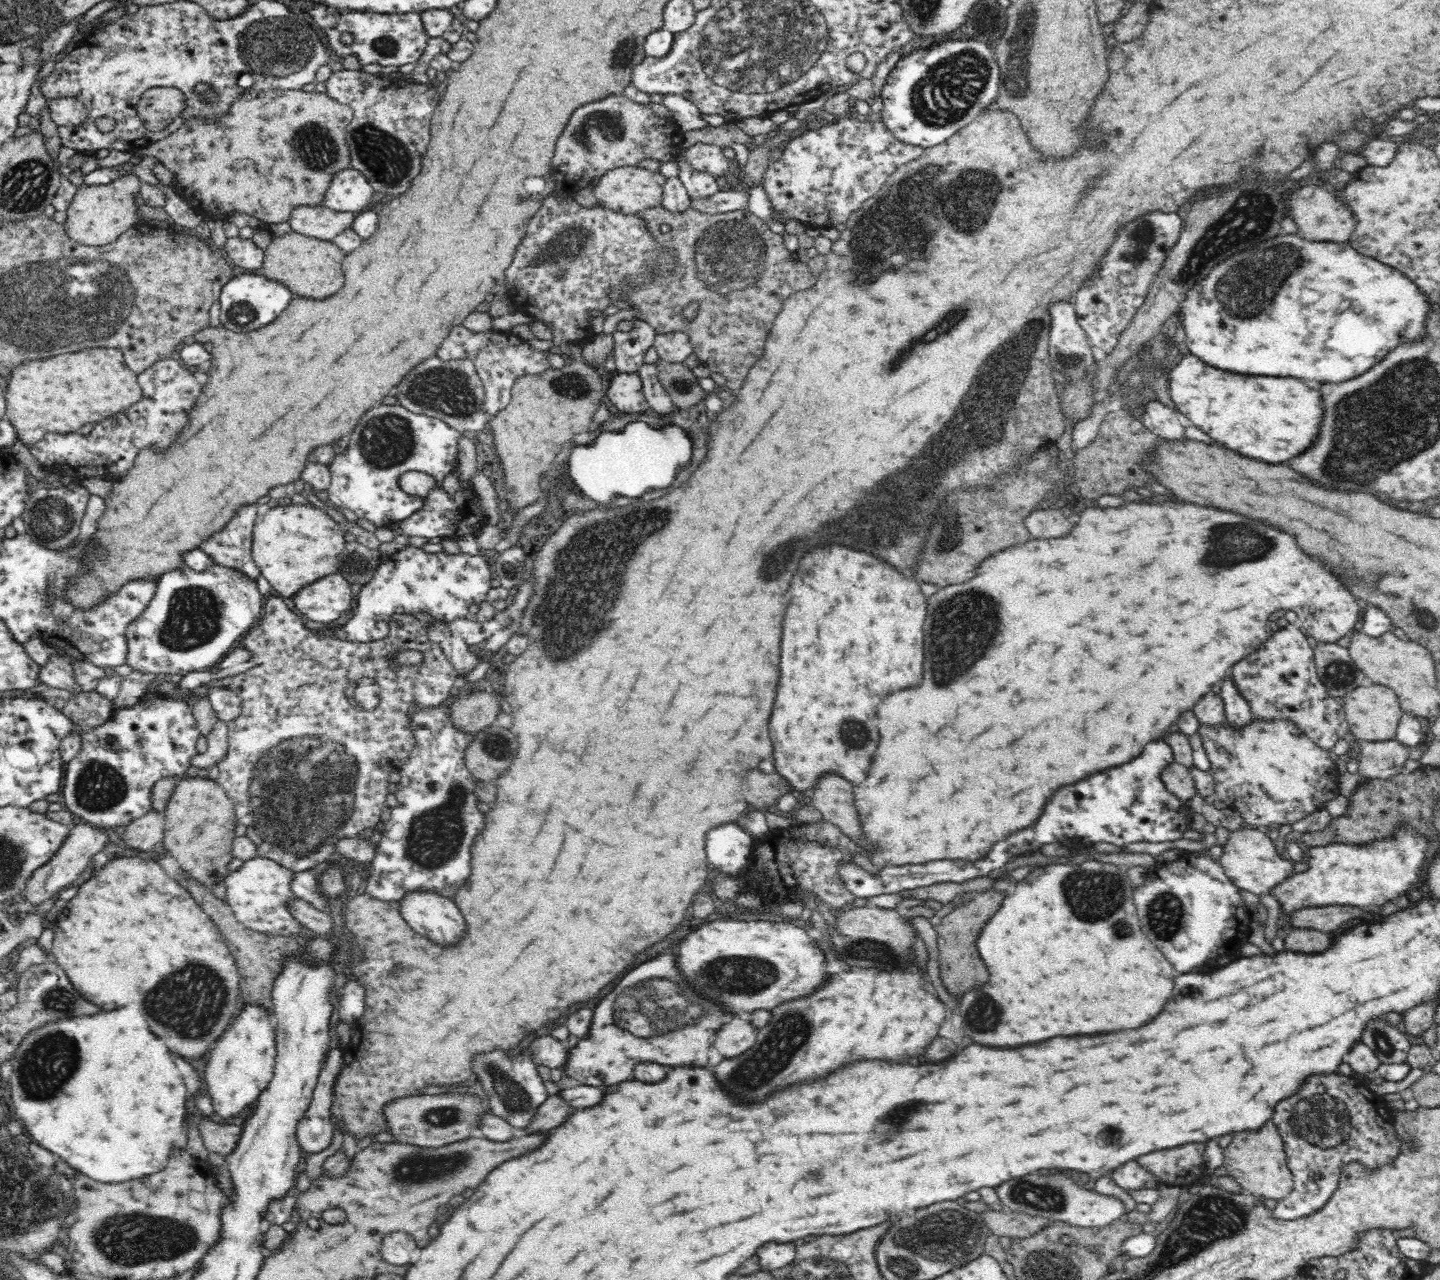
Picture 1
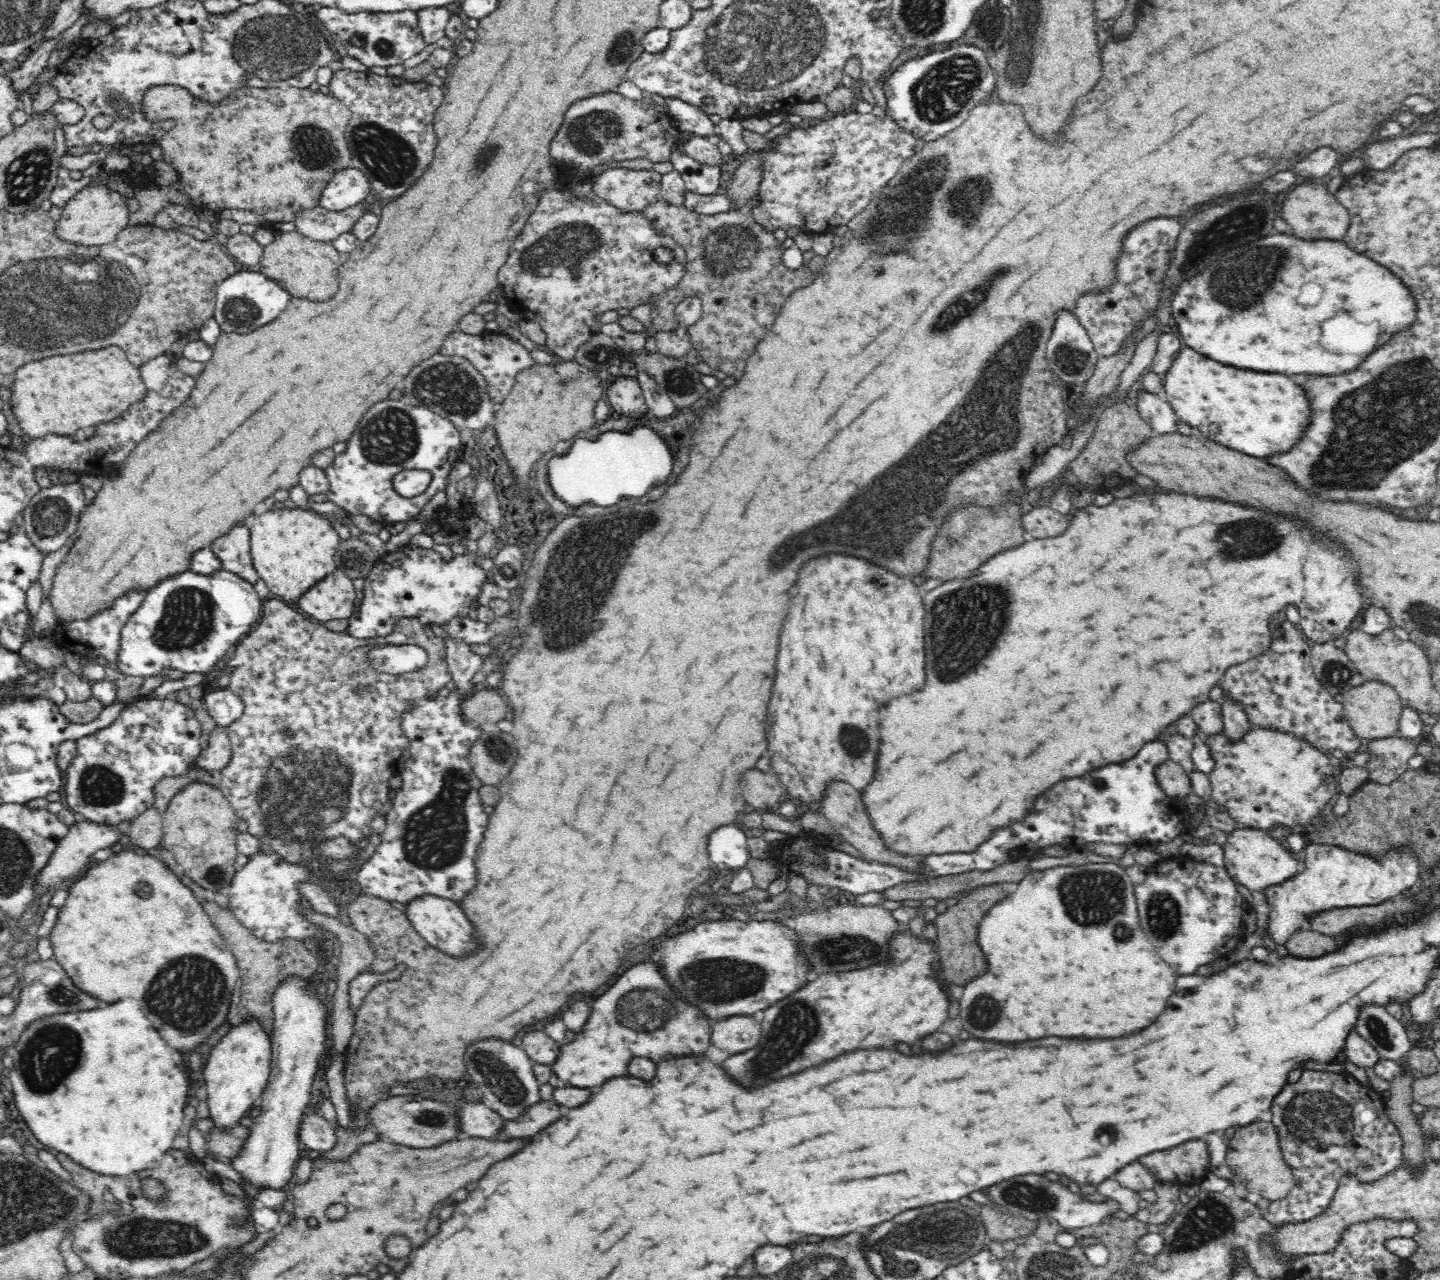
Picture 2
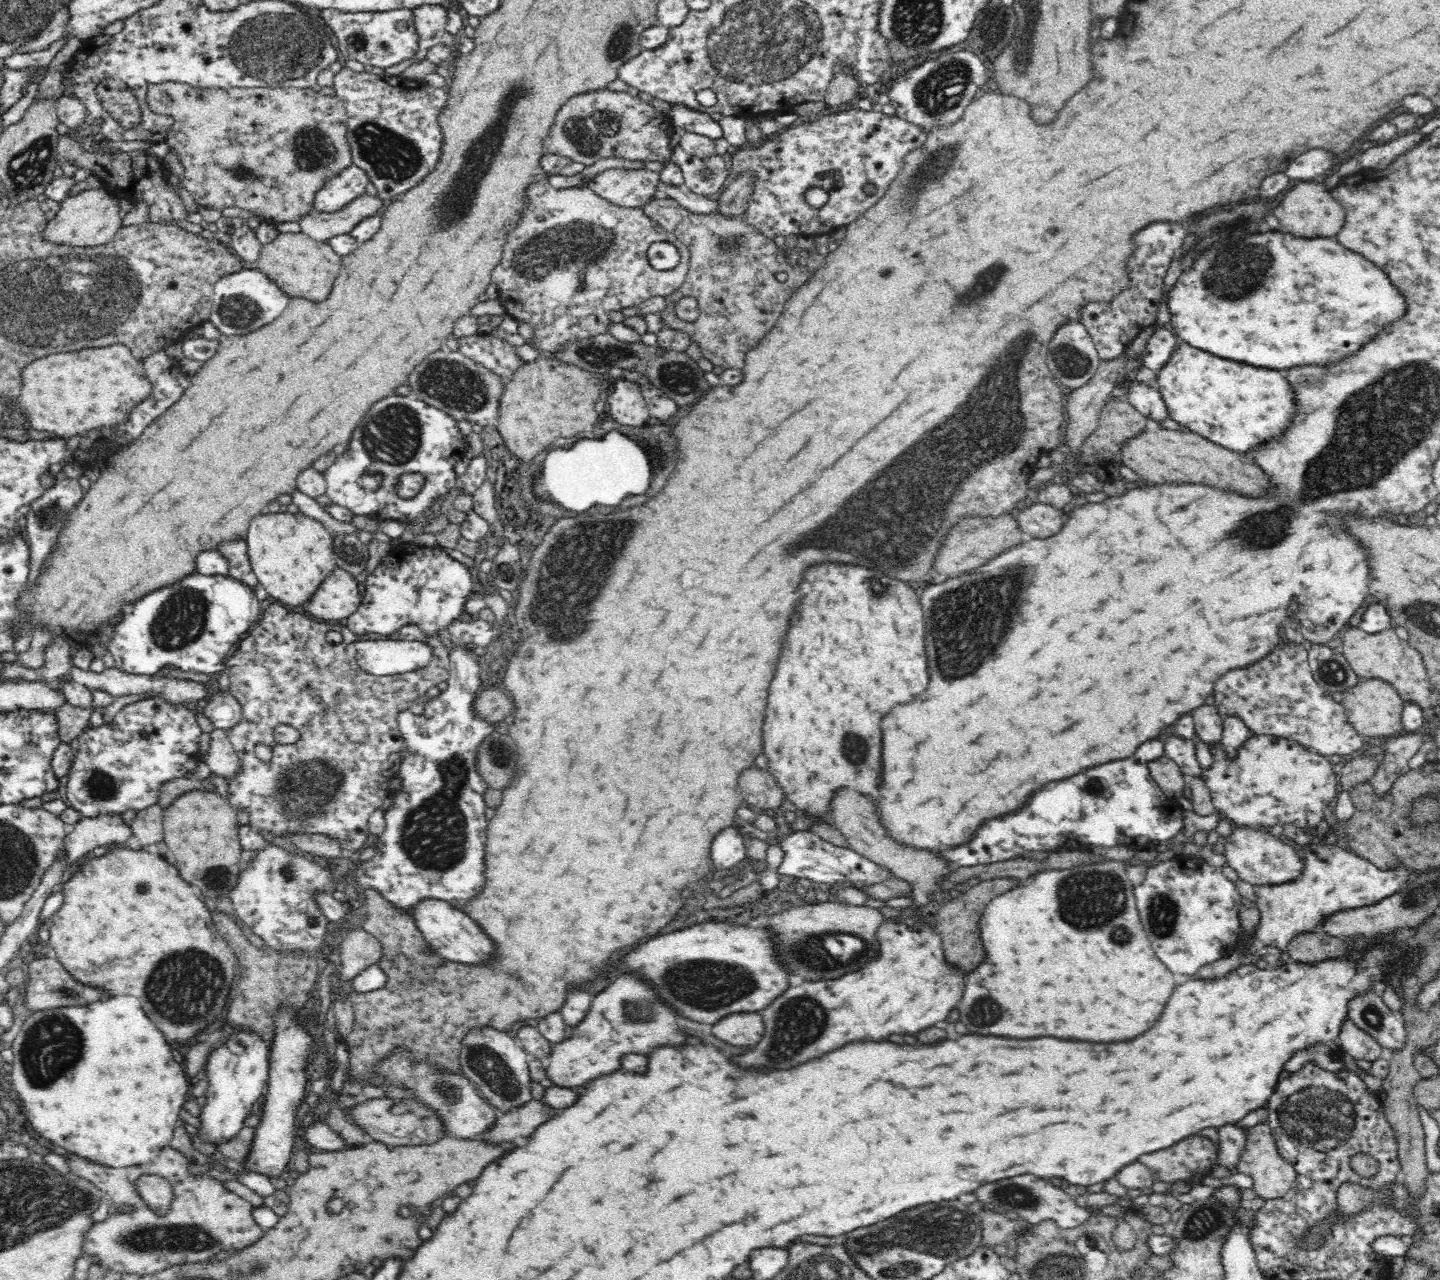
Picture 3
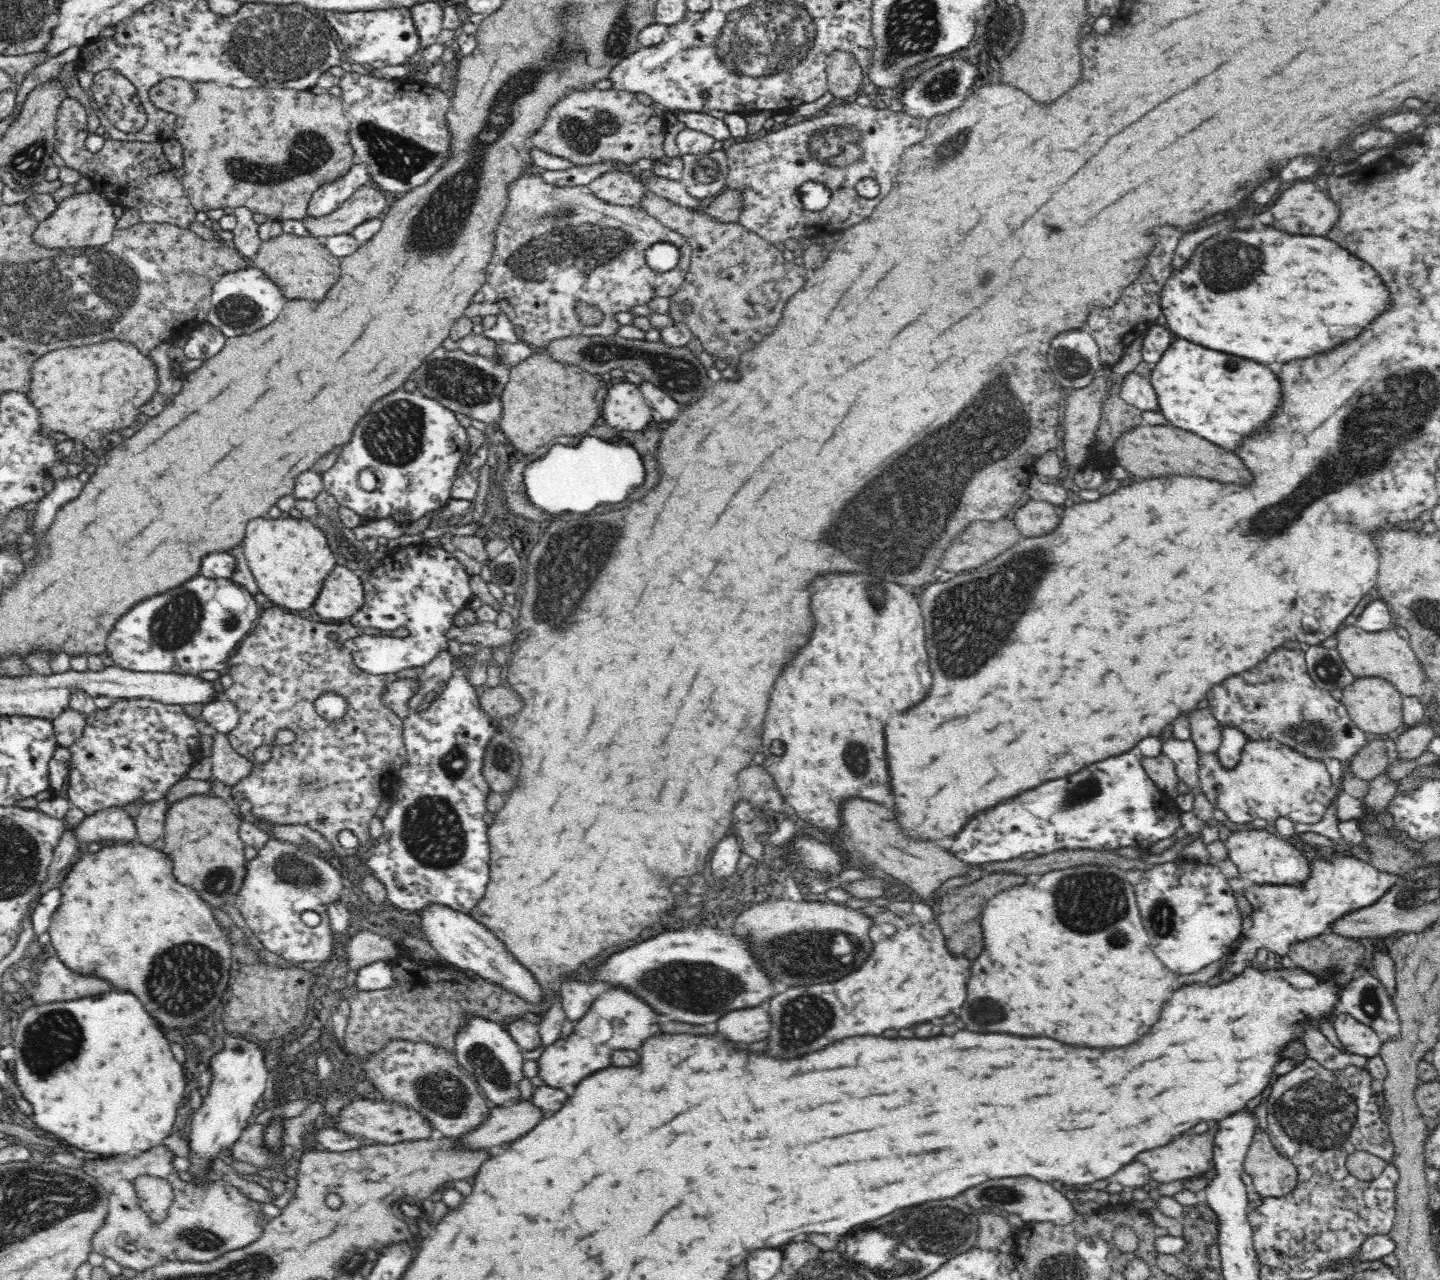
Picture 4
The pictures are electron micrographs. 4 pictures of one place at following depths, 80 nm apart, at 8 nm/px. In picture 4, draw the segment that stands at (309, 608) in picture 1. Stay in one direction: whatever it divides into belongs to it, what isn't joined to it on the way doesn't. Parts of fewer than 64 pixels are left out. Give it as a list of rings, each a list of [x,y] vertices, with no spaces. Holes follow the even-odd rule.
[[[336,564],[324,582],[313,611],[325,622],[338,622],[356,614],[365,603],[365,590],[359,577],[359,572]]]

